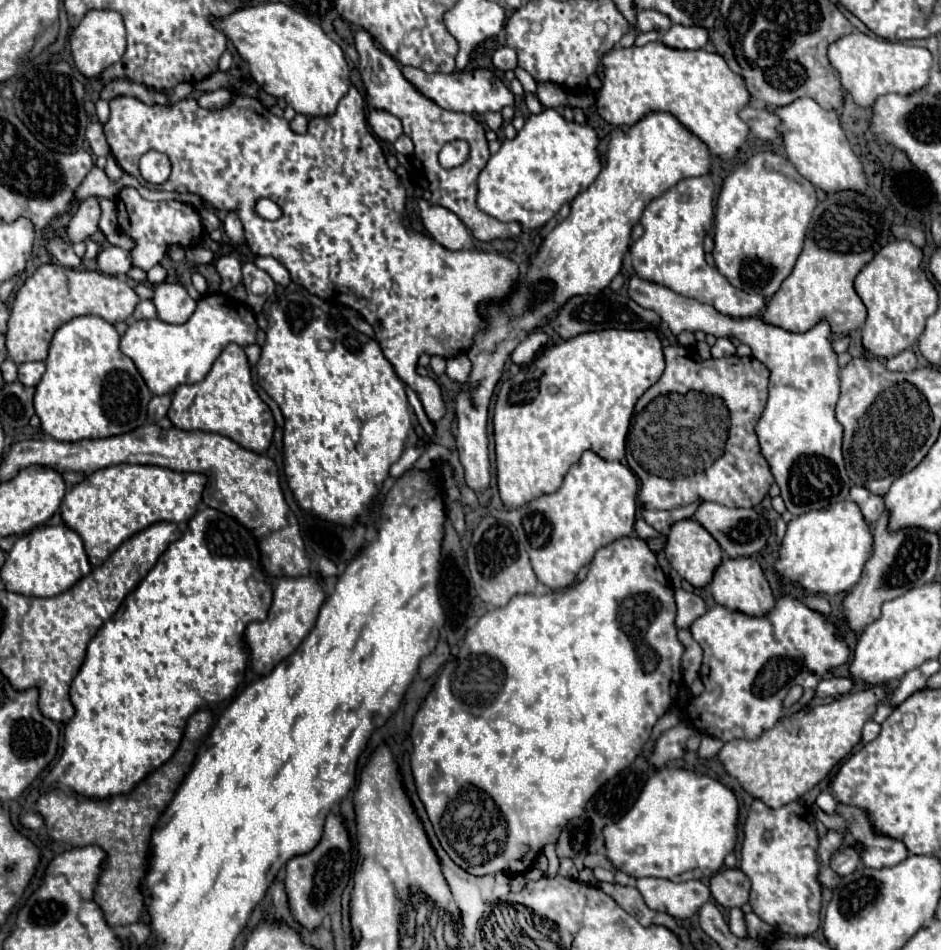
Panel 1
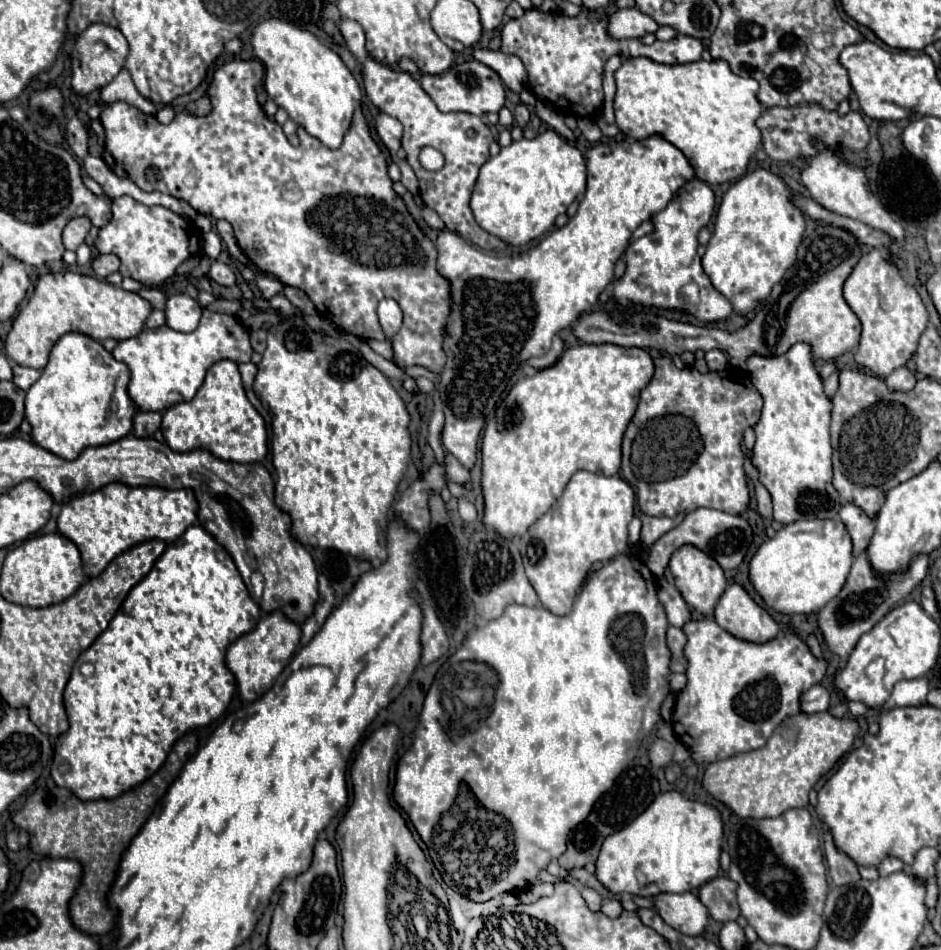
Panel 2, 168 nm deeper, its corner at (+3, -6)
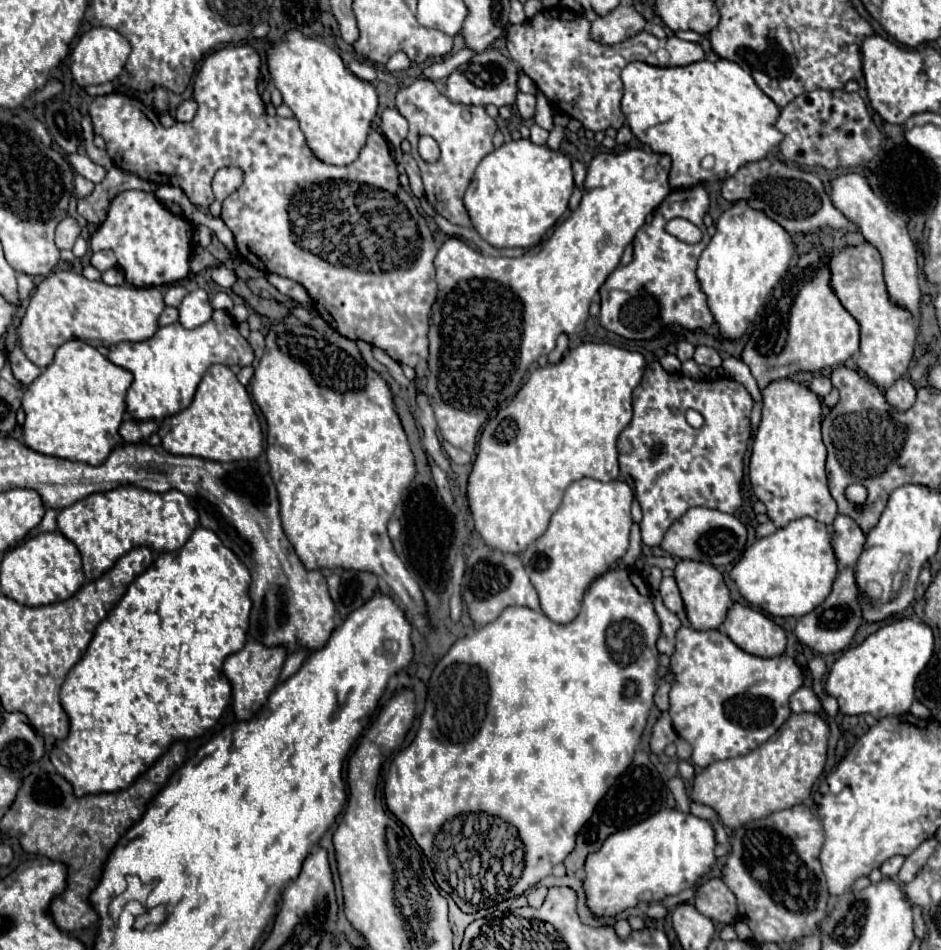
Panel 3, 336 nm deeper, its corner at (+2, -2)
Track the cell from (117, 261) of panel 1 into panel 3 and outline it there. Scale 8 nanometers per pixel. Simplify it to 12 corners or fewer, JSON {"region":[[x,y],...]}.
{"region":[[111,251],[91,255],[91,265],[99,271],[115,267]]}

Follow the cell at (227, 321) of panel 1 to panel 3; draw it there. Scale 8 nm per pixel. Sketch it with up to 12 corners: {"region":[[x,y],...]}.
{"region":[[231,315],[159,327],[107,359],[133,373],[127,411],[187,409],[209,365],[251,365]]}

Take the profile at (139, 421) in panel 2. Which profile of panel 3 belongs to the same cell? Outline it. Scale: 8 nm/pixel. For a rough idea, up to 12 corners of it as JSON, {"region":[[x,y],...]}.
{"region":[[123,421],[119,435],[125,443],[143,439],[137,421]]}

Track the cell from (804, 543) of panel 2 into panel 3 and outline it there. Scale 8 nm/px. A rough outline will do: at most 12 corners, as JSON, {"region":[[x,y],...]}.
{"region":[[811,517],[757,539],[729,577],[773,617],[819,607],[837,577]]}

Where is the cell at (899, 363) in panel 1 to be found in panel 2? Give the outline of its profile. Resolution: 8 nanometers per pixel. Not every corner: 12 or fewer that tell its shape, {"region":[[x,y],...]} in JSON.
{"region":[[898,367],[884,381],[894,391],[910,391],[916,377]]}

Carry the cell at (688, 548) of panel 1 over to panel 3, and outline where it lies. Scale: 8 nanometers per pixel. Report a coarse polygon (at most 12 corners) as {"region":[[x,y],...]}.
{"region":[[679,561],[675,579],[697,631],[719,629],[733,605],[713,565]]}

